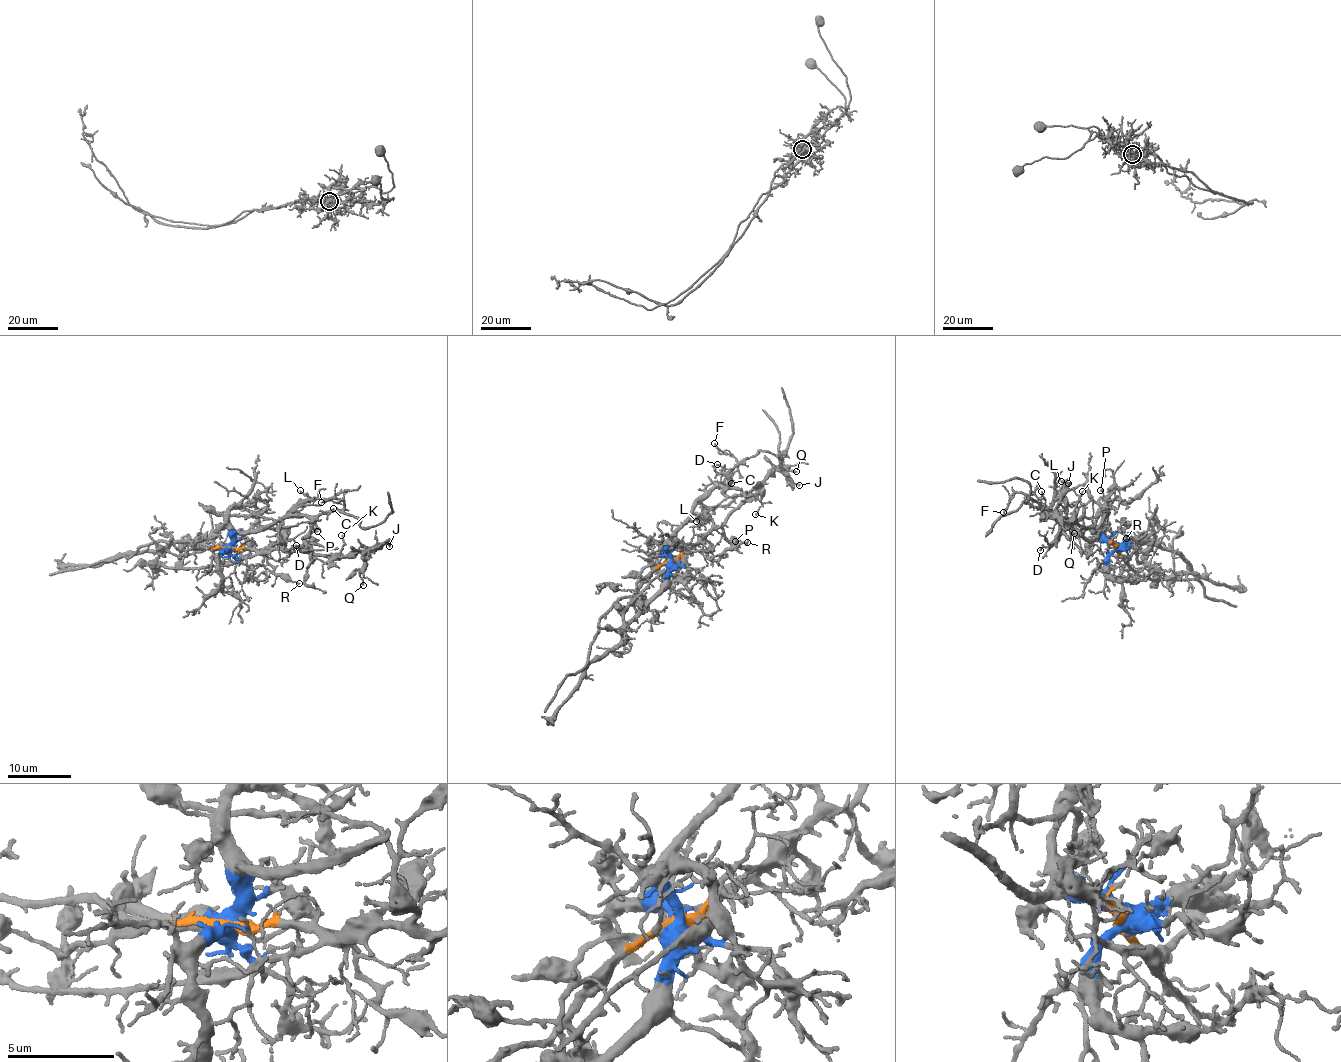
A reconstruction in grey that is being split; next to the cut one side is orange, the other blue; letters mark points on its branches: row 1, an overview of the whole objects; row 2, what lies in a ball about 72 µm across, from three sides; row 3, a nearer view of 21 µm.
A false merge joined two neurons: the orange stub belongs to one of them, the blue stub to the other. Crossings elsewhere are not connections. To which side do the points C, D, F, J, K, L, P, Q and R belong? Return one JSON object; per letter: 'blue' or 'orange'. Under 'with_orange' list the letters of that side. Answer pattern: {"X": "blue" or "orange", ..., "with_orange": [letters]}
{"C": "blue", "D": "blue", "F": "blue", "J": "orange", "K": "orange", "L": "blue", "P": "orange", "Q": "orange", "R": "orange", "with_orange": ["J", "K", "P", "Q", "R"]}

